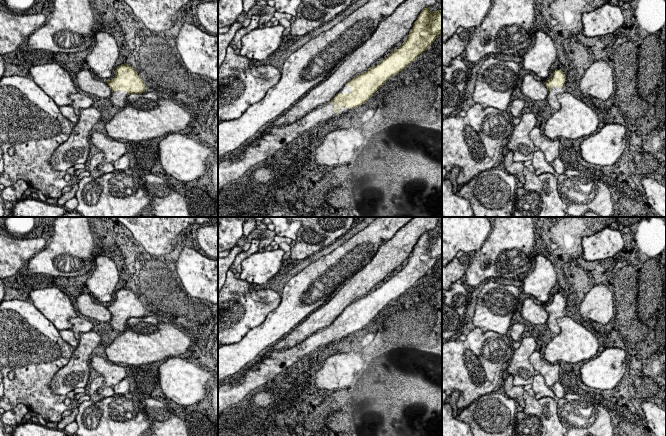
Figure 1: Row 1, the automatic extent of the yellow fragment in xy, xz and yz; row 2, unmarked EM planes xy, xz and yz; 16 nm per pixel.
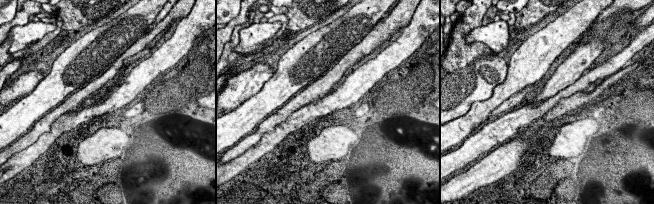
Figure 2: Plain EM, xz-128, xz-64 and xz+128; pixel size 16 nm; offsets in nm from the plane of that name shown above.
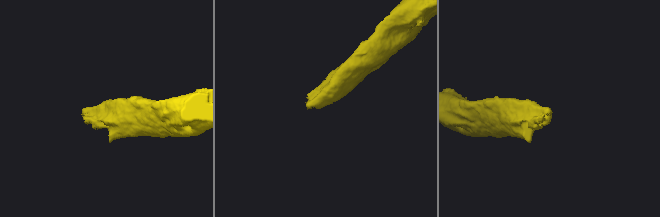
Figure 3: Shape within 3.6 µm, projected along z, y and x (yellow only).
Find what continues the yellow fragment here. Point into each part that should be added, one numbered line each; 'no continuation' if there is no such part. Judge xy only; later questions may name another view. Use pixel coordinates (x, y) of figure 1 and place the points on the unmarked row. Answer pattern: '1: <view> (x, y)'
1: xy (118, 322)

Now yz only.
1: yz (552, 324)

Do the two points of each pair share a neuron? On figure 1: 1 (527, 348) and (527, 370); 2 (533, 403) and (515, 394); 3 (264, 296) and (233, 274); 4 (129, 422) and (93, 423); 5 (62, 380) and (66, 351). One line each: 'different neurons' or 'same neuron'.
1: same neuron
2: different neurons
3: same neuron
4: same neuron
5: different neurons

